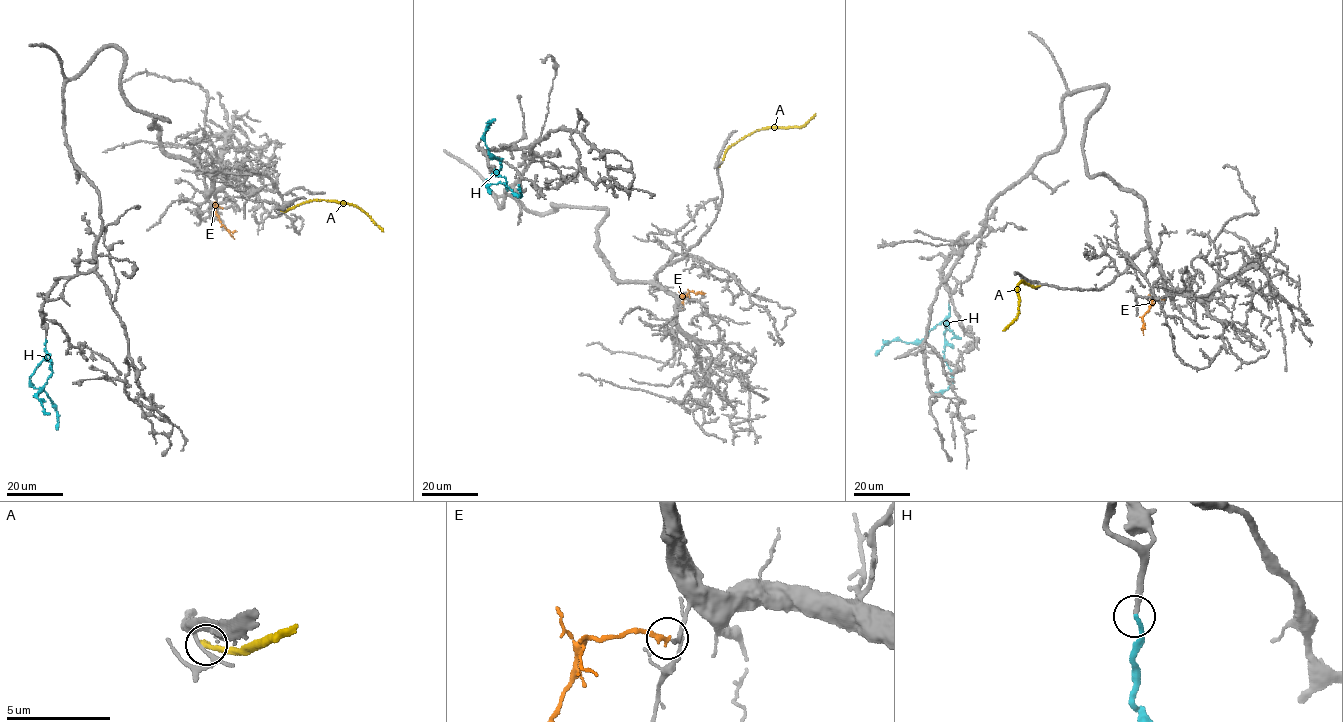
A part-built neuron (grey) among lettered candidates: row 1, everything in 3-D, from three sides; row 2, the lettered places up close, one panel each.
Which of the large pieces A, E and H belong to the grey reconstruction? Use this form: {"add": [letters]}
{"add": ["E", "H"]}

